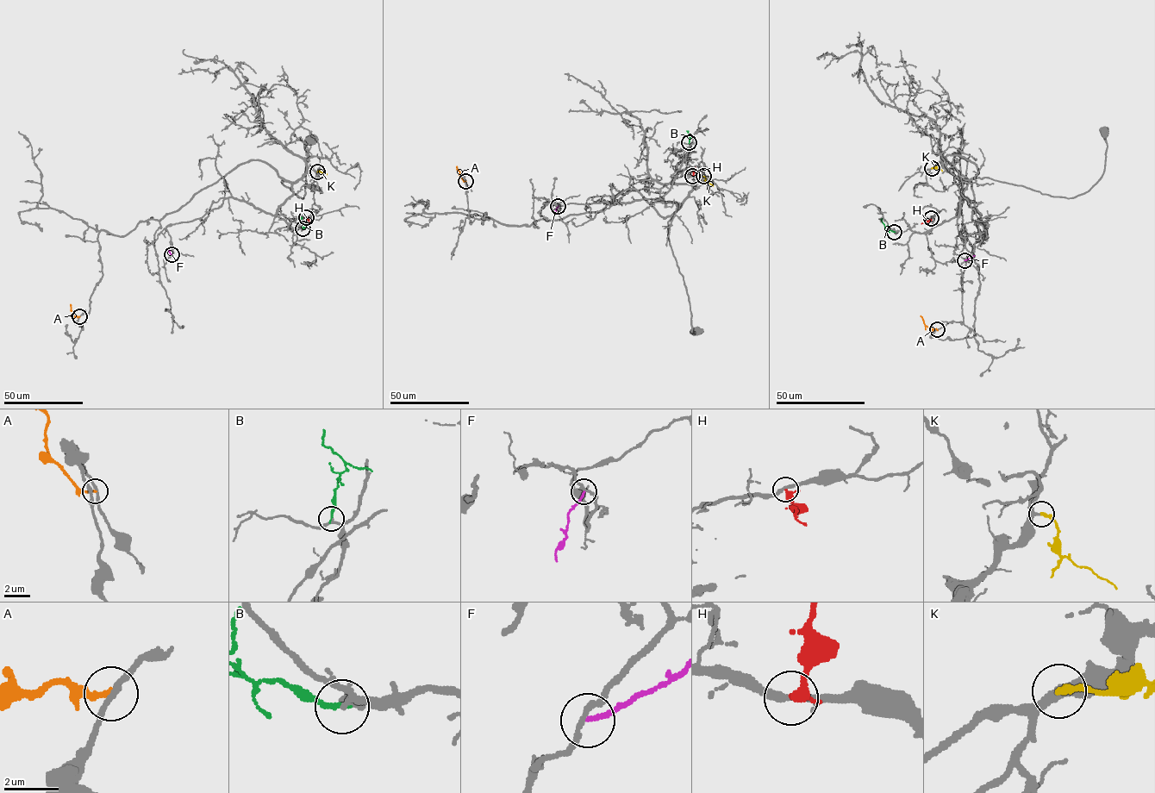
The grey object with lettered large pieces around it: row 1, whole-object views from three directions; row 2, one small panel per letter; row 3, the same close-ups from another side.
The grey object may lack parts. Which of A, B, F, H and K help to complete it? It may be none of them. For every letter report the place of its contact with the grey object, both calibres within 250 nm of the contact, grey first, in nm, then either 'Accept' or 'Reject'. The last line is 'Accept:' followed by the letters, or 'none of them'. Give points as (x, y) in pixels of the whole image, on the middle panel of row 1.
A: Touches grey at (465, 181). Thickness 200 nm (grey) against 220 nm. Reject
B: Touches grey at (689, 142). Thickness 180 nm (grey) against 190 nm. Reject
F: Touches grey at (558, 206). Thickness 200 nm (grey) against 170 nm. Reject
H: Touches grey at (692, 176). Thickness 280 nm (grey) against 380 nm. Reject
K: Touches grey at (703, 176). Thickness 320 nm (grey) against 260 nm. Accept
Accept: K

